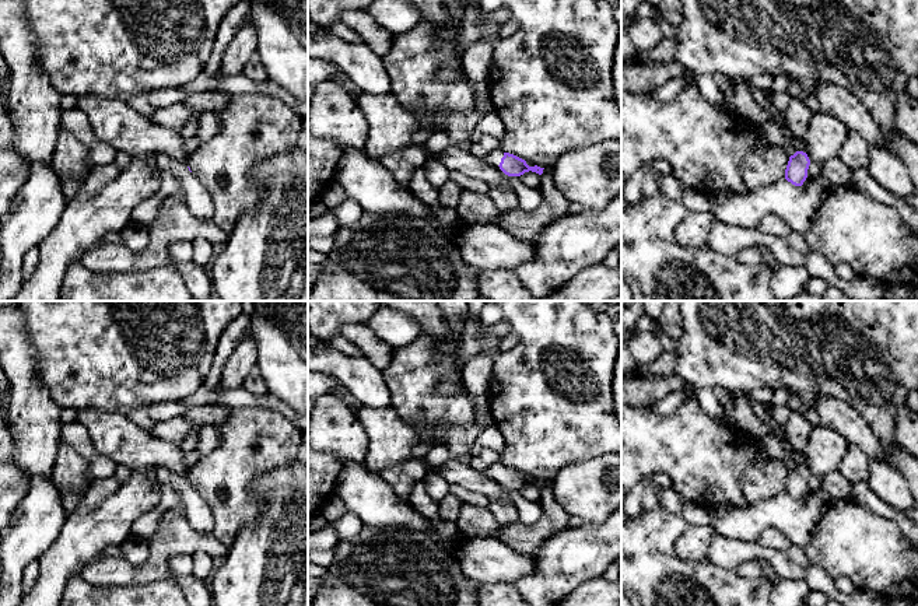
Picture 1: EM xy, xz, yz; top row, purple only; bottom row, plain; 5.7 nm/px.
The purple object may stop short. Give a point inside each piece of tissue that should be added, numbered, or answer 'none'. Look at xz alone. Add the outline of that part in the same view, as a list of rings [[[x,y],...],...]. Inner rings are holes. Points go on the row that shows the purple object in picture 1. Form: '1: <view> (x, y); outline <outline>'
1: xz (493, 157); outline [[[501,148],[488,150],[487,157],[484,158],[490,165],[498,167],[501,158],[504,157],[504,151]]]

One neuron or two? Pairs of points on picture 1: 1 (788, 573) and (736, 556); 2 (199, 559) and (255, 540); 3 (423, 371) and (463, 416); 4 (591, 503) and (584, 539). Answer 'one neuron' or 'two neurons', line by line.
1: one neuron
2: two neurons
3: one neuron
4: two neurons

